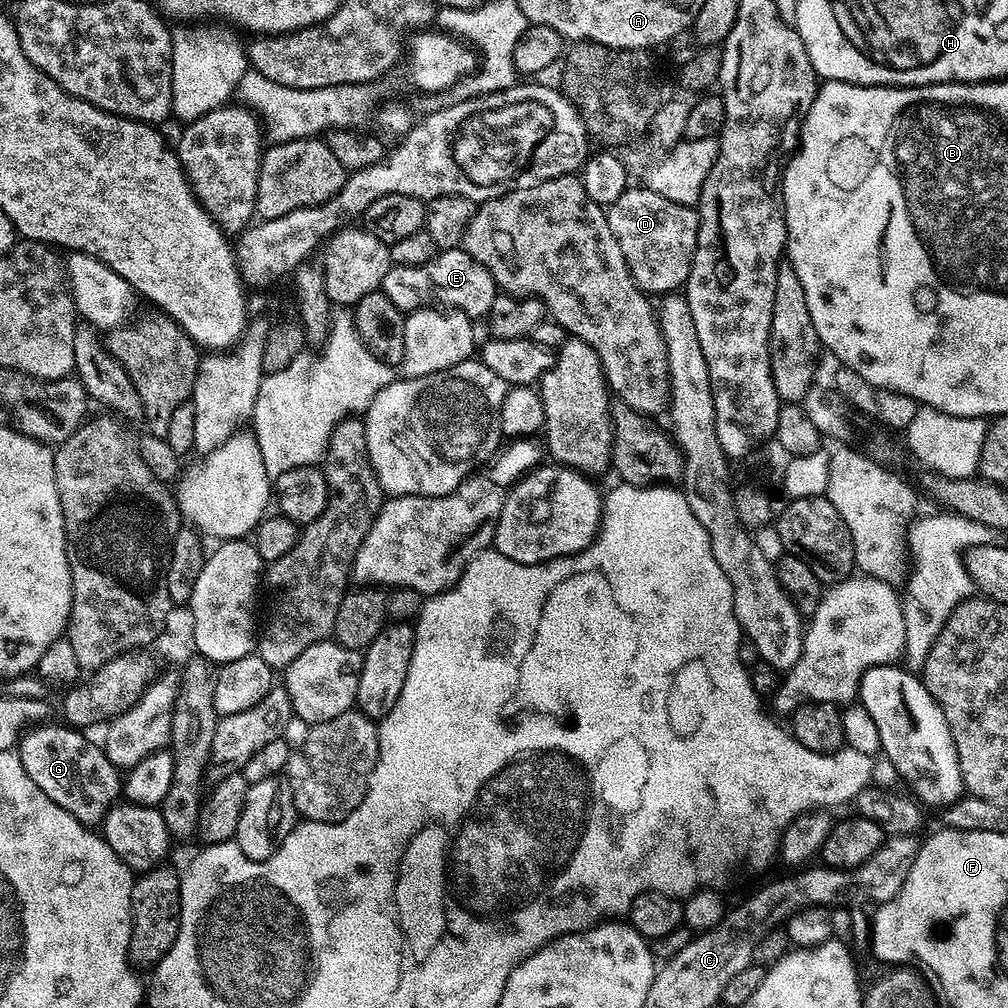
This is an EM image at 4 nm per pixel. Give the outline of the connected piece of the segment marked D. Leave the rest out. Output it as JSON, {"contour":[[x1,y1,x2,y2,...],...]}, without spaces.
{"contour":[[630,186,606,211,608,225,622,246,628,268,646,294,670,294,687,283,700,228,699,213,693,207,675,203,646,187]]}

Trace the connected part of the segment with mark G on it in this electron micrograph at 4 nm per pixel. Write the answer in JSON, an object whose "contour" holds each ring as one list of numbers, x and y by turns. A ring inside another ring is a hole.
{"contour":[[58,722,52,723,41,723,28,730,33,732,25,731,19,737,21,740,18,755,22,766,34,786,38,786,38,790,42,790,46,798,62,806,62,810,78,818,85,826,99,825,103,821,104,813,121,795,121,773,110,762,110,758,106,758,103,747,97,741,95,744,94,741,87,740,83,731]]}

